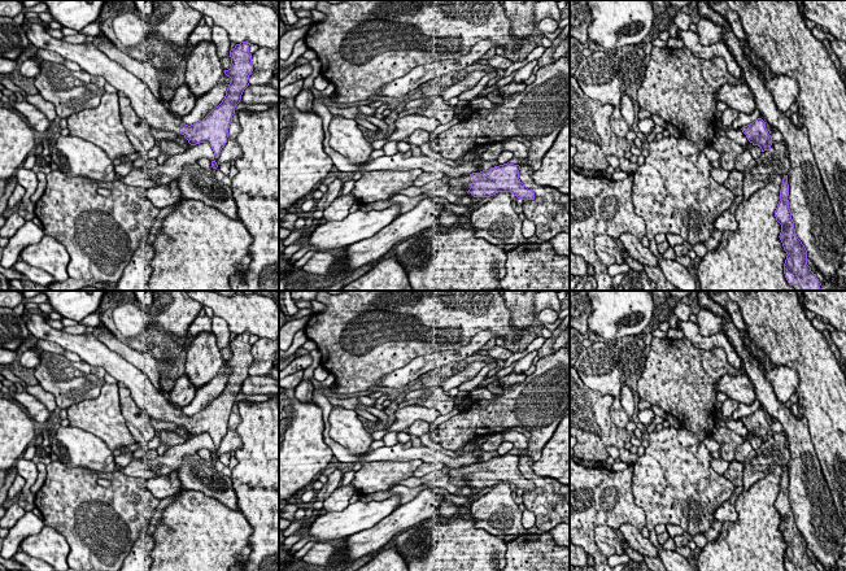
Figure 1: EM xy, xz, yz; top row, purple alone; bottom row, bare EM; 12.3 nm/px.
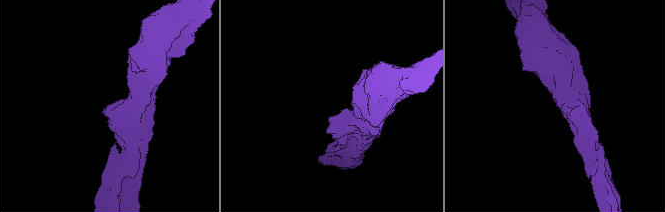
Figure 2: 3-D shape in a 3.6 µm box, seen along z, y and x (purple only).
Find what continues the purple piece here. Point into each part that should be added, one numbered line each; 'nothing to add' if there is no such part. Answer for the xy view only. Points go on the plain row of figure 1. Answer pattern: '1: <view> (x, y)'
1: xy (156, 405)

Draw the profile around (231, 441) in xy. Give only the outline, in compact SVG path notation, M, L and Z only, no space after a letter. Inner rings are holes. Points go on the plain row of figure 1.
M231 413L227 433L222 439L218 449L214 446L214 443L208 433L200 433L189 436L189 439L180 445L169 448L163 456L157 456L156 459L141 458L141 461L153 470L157 476L161 476L175 471L182 465L184 456L197 454L200 449L215 452L218 457L221 454L236 452L243 448L241 437L236 431L240 422L240 414Z

